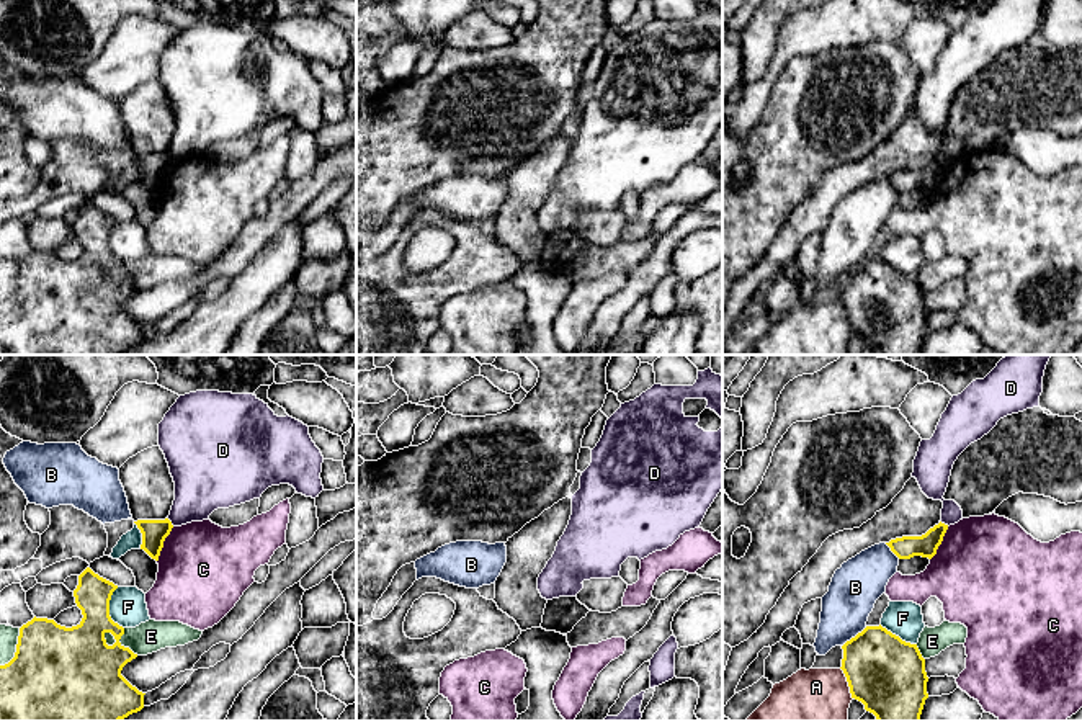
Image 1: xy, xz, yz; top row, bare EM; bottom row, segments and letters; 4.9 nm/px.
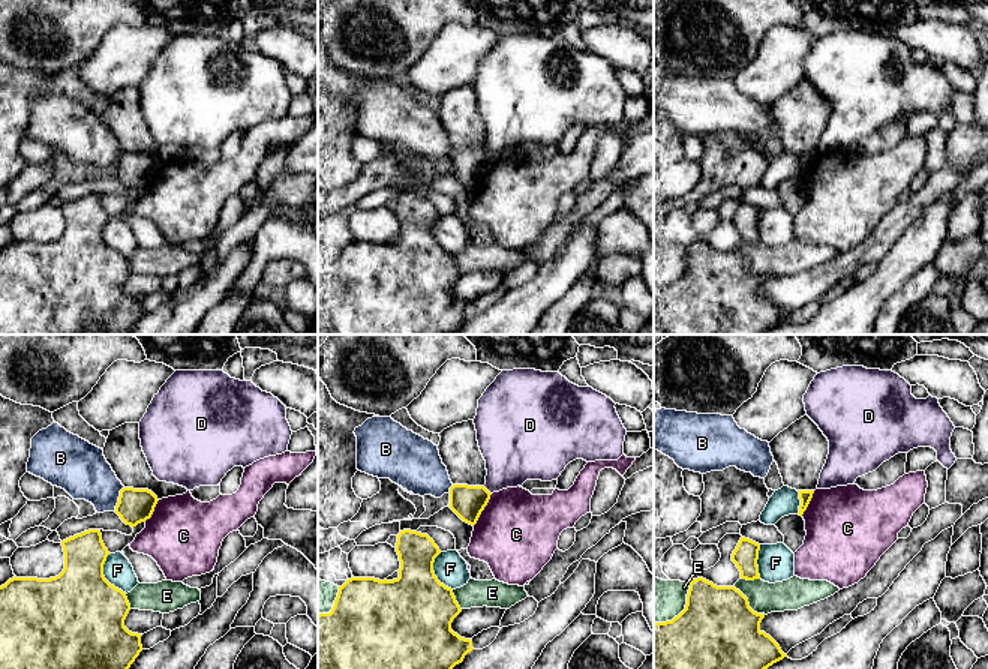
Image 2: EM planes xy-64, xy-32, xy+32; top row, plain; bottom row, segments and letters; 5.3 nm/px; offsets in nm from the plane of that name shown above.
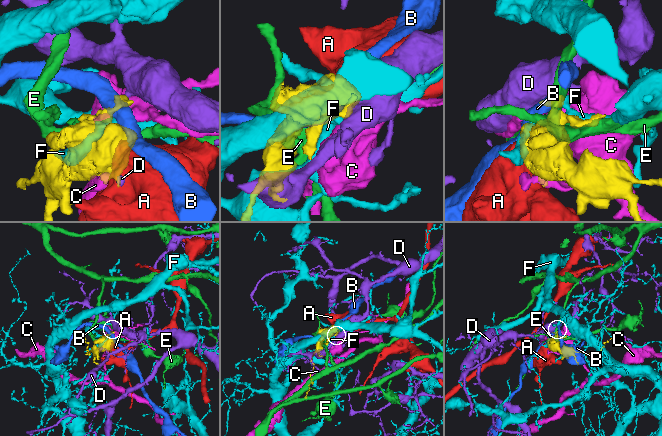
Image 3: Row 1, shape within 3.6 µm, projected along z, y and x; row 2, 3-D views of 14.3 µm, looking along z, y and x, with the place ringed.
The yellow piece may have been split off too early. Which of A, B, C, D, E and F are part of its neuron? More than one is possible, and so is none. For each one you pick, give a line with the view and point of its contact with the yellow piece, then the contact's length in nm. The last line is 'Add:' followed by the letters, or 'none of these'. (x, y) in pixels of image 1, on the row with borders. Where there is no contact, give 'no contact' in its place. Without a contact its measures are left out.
Add: none of these

